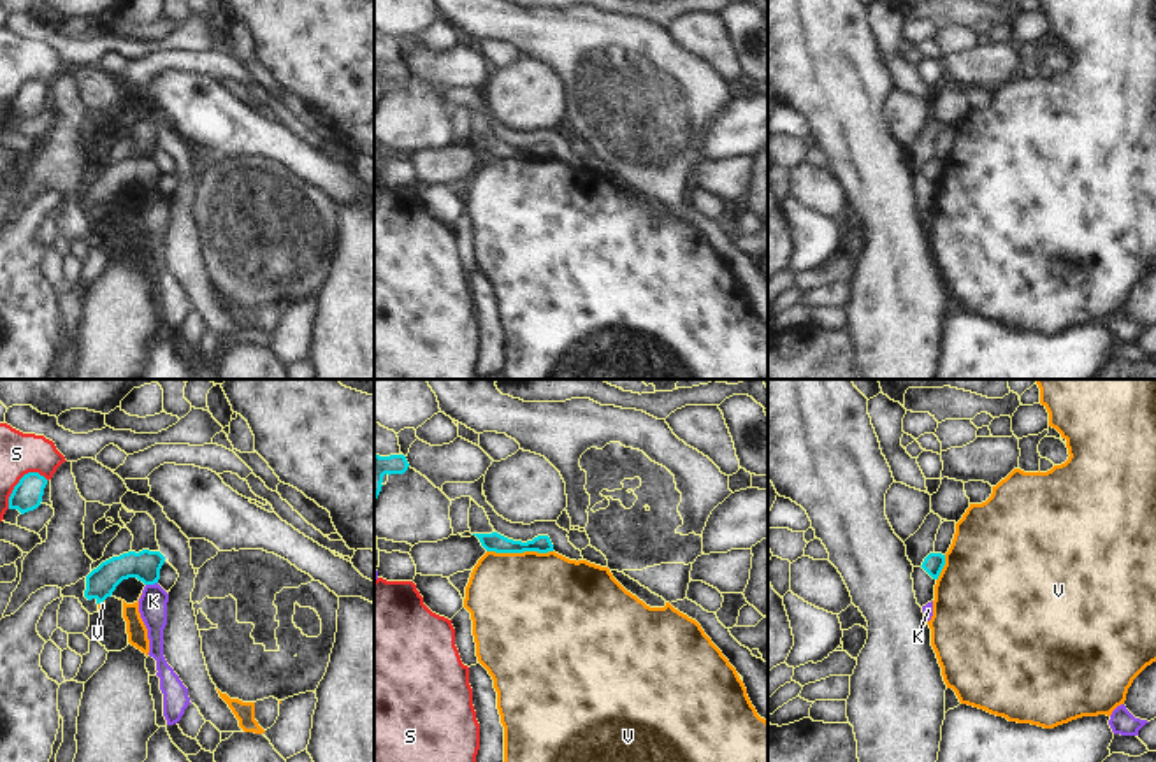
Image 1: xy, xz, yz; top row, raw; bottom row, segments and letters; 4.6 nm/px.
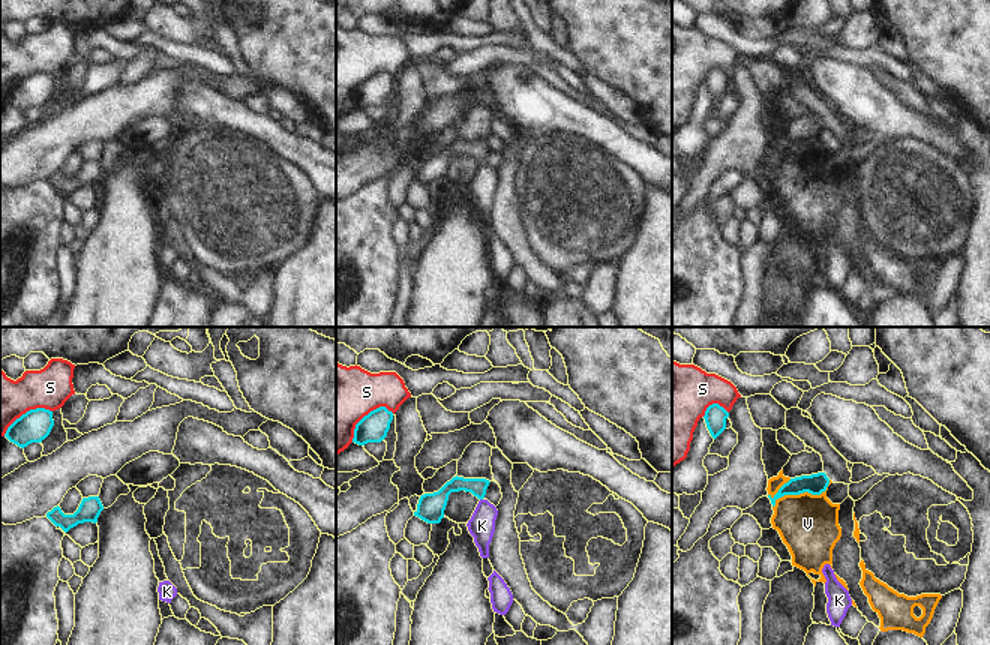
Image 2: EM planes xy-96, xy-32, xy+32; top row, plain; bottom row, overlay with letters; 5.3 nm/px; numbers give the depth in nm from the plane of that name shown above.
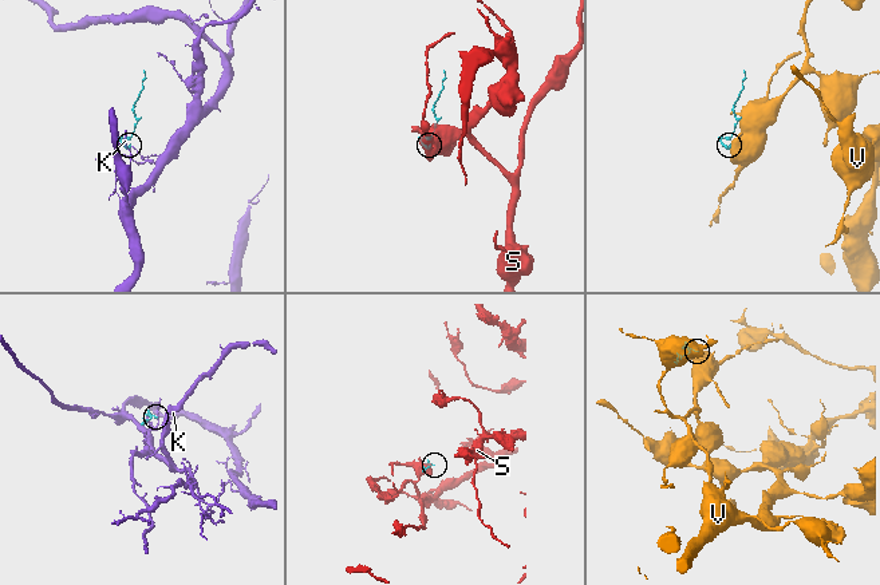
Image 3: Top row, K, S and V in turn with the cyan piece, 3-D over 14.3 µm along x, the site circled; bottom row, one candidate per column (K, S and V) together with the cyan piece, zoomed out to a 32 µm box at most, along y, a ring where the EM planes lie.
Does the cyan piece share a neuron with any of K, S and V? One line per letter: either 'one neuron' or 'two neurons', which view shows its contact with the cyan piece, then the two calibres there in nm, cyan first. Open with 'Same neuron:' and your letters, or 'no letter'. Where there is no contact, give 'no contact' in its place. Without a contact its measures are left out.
Same neuron: no letter
K: two neurons; meets cyan in xy; 140 nm thick on the cyan side, 130 nm on the other
S: two neurons; meets cyan in xy; 140 nm thick on the cyan side, 190 nm on the other
V: two neurons; meets cyan in xz; 90 nm thick on the cyan side, 500 nm on the other

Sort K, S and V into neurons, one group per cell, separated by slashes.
K / S / V

